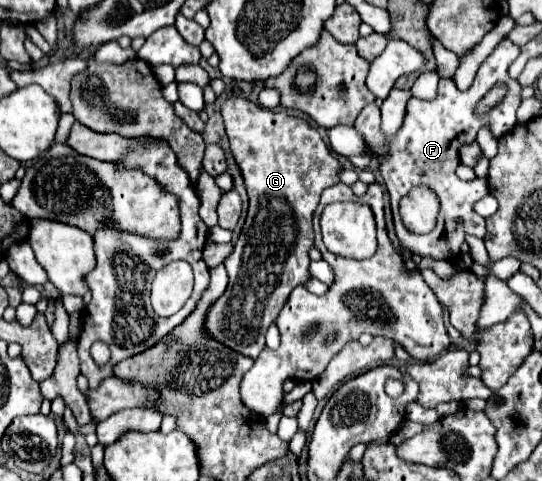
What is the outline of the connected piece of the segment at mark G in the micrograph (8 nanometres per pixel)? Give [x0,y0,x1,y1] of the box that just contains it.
[205,96,343,358]

